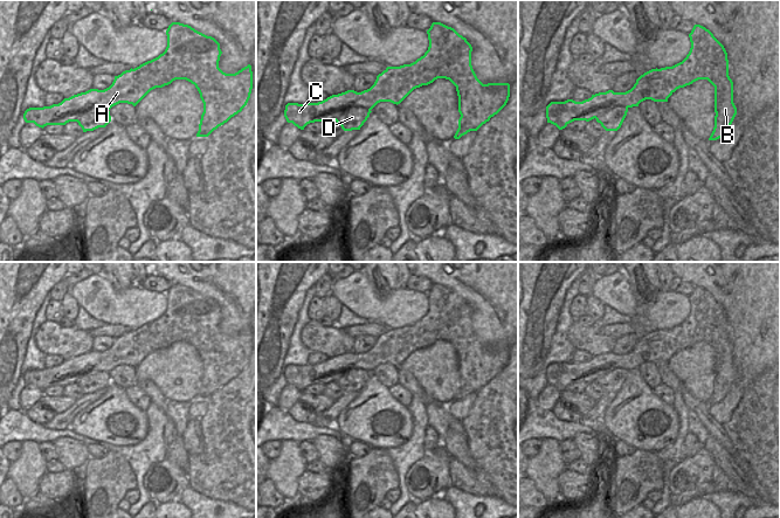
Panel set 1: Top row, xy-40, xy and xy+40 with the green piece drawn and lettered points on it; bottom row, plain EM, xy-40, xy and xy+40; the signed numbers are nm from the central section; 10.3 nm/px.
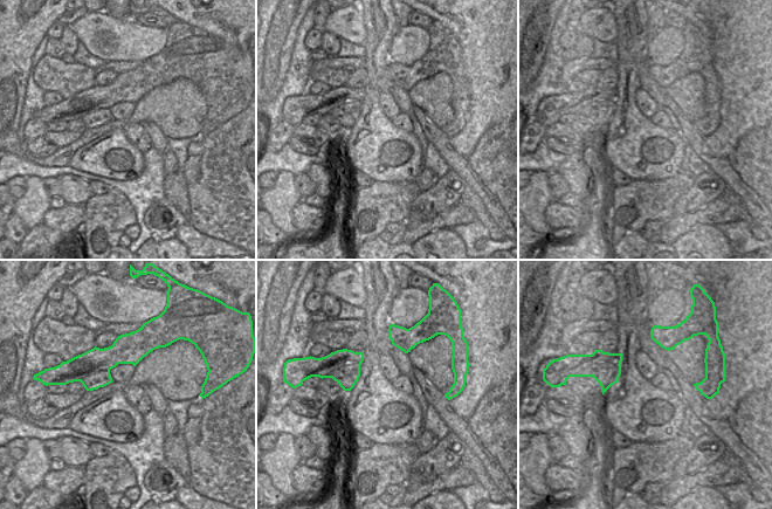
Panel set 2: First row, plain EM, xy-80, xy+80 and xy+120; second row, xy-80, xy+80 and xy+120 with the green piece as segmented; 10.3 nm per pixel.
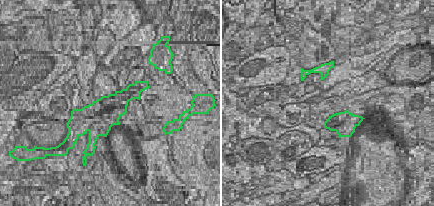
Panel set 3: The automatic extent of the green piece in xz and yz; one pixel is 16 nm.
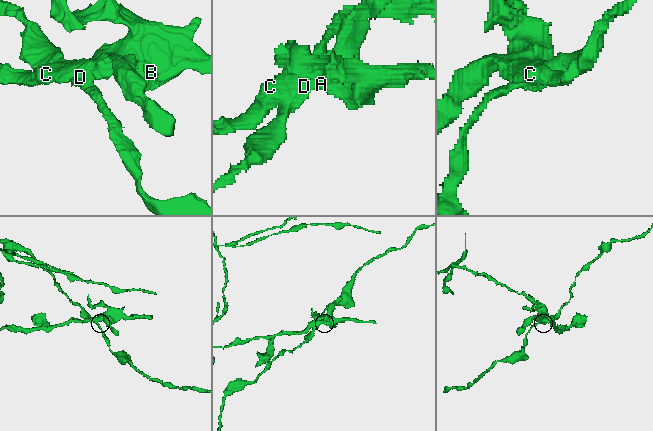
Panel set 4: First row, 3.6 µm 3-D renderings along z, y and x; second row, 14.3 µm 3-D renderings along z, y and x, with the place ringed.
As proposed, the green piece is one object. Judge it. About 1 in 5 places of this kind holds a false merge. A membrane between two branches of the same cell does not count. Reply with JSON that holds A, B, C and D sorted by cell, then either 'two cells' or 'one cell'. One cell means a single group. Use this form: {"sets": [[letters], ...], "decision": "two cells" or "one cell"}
{"sets": [["A", "B", "C"], ["D"]], "decision": "two cells"}

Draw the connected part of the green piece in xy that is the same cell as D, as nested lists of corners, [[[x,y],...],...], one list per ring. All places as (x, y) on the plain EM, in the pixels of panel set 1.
[[[350,369],[336,384],[344,393],[360,392],[371,374],[366,369]]]

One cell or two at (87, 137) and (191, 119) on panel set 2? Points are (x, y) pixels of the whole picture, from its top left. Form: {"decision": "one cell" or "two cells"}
{"decision": "one cell"}

